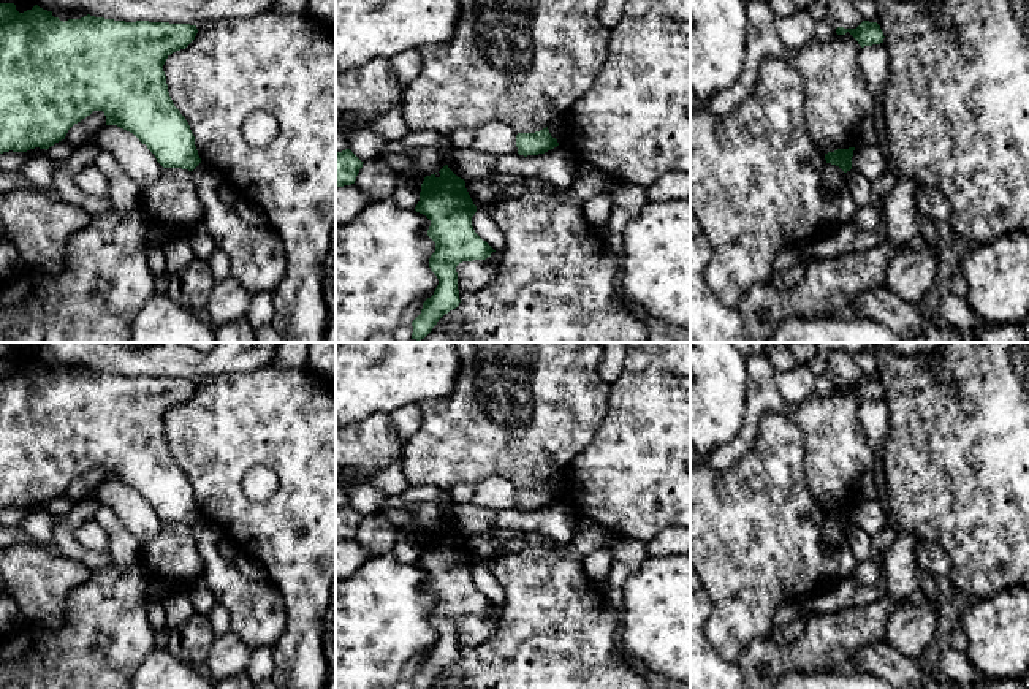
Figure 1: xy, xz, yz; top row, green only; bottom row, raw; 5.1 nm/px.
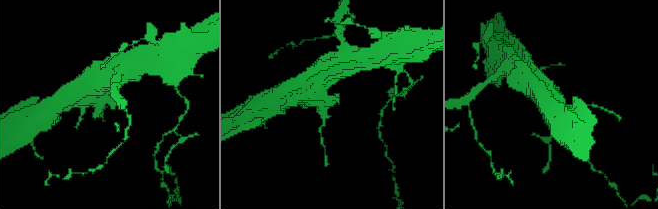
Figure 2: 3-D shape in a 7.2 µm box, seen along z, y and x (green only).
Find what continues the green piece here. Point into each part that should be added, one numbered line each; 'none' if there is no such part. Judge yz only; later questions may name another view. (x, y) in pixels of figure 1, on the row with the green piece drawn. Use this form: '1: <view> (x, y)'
none

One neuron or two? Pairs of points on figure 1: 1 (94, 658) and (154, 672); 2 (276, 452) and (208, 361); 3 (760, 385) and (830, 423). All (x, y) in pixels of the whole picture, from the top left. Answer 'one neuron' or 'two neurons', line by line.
1: two neurons
2: two neurons
3: one neuron

